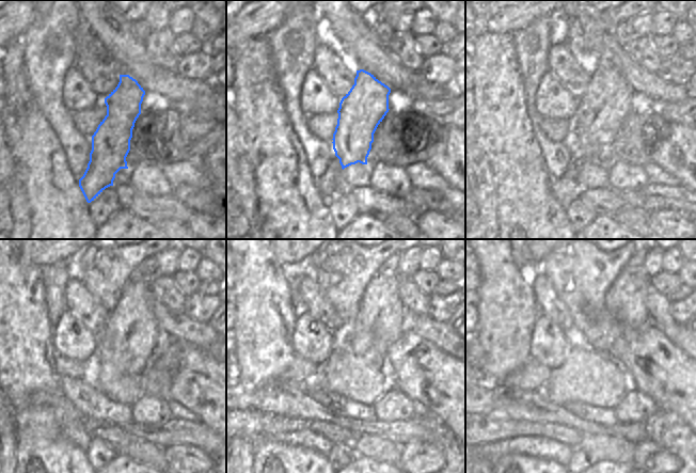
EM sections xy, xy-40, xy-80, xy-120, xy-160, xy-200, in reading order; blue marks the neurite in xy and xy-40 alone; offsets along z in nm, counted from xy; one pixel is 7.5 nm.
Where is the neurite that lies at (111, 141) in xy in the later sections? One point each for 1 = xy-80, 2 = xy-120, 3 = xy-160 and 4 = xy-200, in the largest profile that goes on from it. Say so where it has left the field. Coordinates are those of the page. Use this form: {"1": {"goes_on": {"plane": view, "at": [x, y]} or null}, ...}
{"1": {"goes_on": {"plane": "xy-80", "at": [602, 109]}}, "2": {"goes_on": {"plane": "xy-120", "at": [127, 342]}}, "3": {"goes_on": {"plane": "xy-160", "at": [378, 325]}}, "4": {"goes_on": {"plane": "xy-200", "at": [625, 299]}}}

